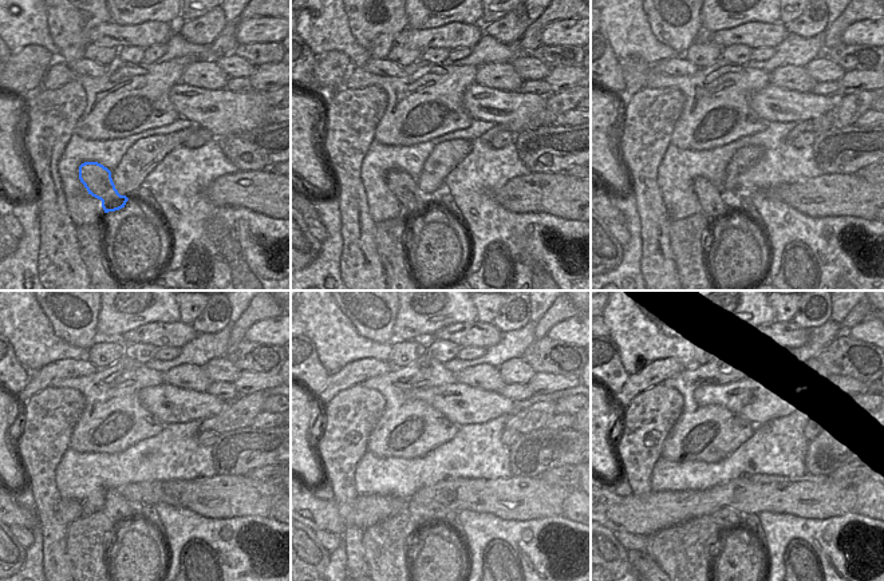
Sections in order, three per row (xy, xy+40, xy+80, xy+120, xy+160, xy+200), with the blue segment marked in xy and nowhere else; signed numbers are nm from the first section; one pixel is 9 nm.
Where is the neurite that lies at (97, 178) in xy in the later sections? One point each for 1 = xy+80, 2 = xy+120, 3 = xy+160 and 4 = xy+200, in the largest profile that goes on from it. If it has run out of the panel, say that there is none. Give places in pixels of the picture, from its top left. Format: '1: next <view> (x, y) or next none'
1: next xy+80 (713, 200)
2: next xy+120 (115, 506)
3: next xy+160 (423, 517)
4: next xy+200 (727, 520)

